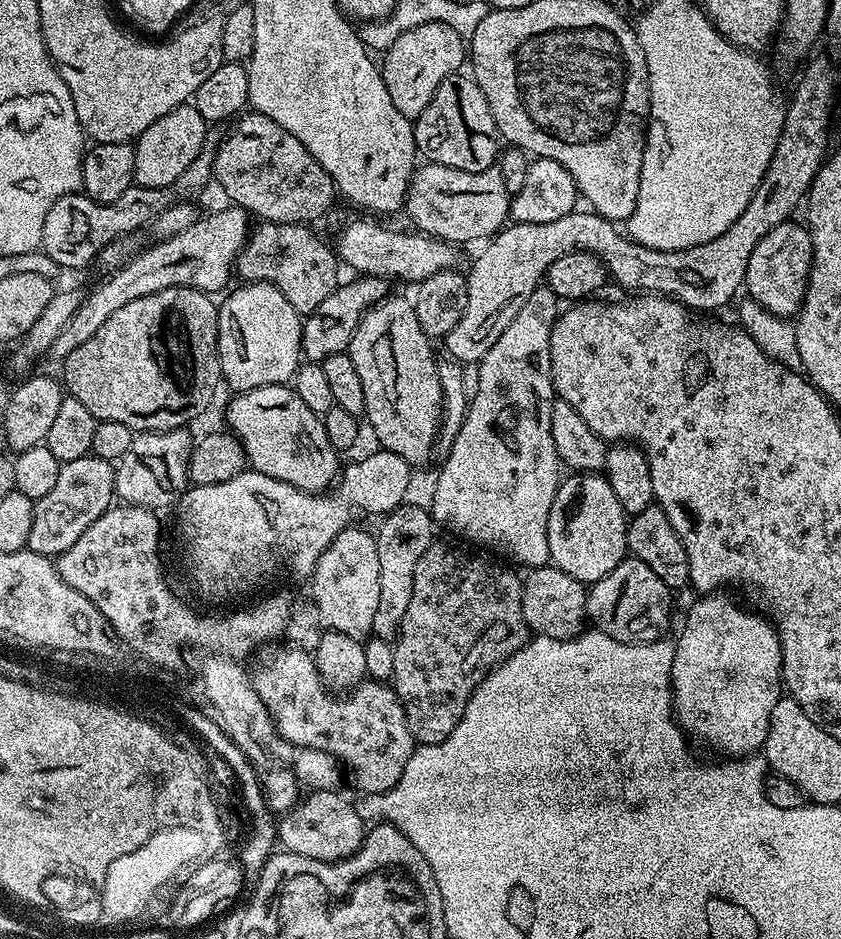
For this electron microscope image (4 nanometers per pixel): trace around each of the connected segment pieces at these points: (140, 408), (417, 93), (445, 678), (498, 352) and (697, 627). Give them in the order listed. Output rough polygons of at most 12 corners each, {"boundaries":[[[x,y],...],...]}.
{"boundaries":[[[168,288],[63,357],[67,395],[133,433],[221,379],[218,304]],[[426,22],[383,53],[398,114],[415,118],[461,71],[466,40]],[[434,542],[394,641],[417,745],[528,643],[508,568]],[[558,298],[478,362],[433,521],[549,563]],[[697,599],[672,663],[674,719],[732,758],[763,749],[780,640]]]}

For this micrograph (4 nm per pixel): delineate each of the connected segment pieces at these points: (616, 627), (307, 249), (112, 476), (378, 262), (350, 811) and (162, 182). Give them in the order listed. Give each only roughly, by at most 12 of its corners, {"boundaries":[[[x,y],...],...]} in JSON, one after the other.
{"boundaries":[[[625,558],[587,589],[595,631],[623,644],[669,635],[674,592]],[[257,223],[238,261],[307,318],[338,256],[302,224]],[[91,454],[61,464],[35,501],[27,549],[55,558],[113,507],[116,474]],[[356,220],[334,244],[353,273],[419,282],[457,249]],[[313,791],[279,821],[287,851],[324,866],[364,845],[366,822],[339,791]],[[179,104],[134,147],[135,183],[172,188],[198,158],[209,121]]]}

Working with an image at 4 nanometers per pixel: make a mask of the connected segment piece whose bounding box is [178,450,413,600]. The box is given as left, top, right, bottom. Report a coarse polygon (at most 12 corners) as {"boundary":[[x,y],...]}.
{"boundary":[[375,451],[333,496],[255,470],[189,487],[197,594],[276,568],[311,577],[359,512],[405,503],[413,469]]}

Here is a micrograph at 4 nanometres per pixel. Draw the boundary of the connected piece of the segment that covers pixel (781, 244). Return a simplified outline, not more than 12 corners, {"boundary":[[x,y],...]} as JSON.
{"boundary":[[803,223],[774,226],[750,254],[743,287],[792,318],[812,266]]}

